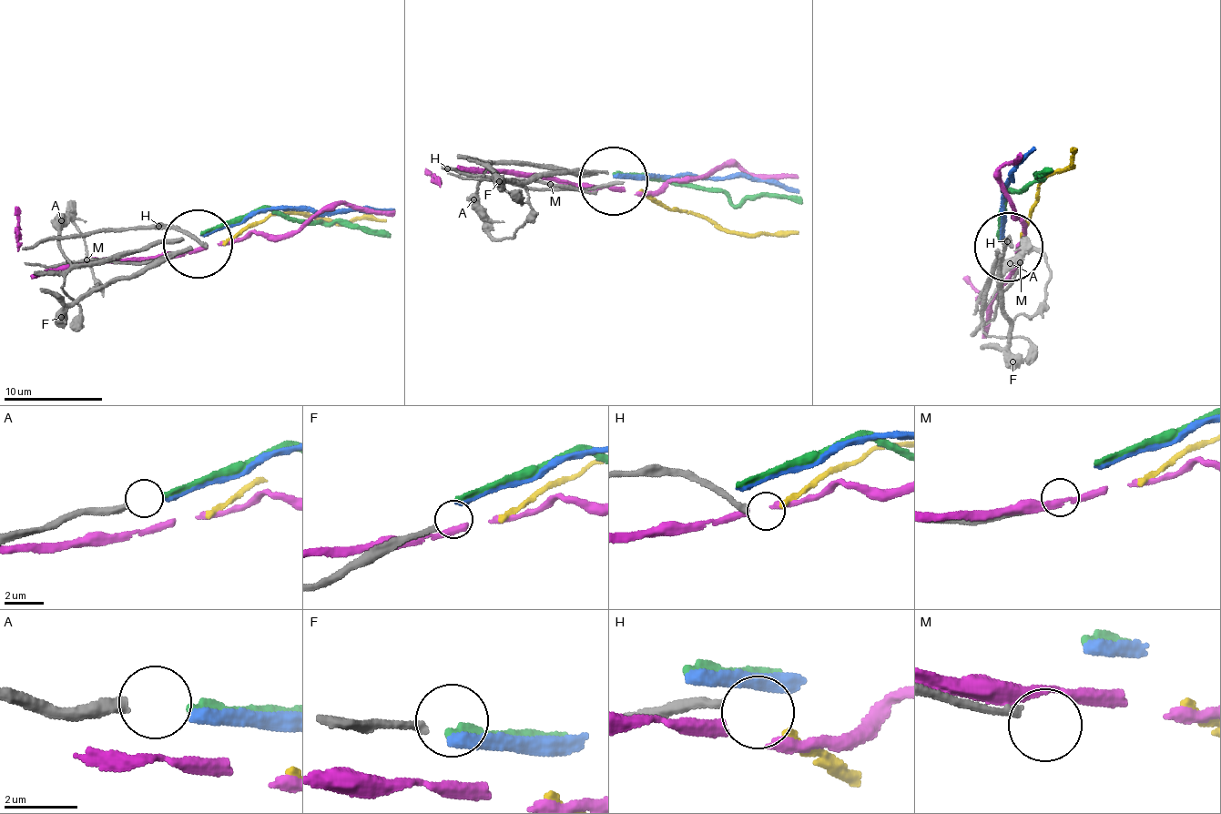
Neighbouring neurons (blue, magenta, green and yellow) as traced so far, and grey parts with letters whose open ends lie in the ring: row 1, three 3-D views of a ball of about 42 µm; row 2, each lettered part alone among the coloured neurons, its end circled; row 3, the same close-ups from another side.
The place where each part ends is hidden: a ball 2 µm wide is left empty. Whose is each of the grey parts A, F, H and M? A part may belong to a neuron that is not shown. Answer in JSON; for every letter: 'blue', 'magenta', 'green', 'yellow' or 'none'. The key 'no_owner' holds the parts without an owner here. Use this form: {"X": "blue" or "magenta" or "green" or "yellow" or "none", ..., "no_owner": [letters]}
{"A": "green", "F": "none", "H": "yellow", "M": "none", "no_owner": ["F", "M"]}

